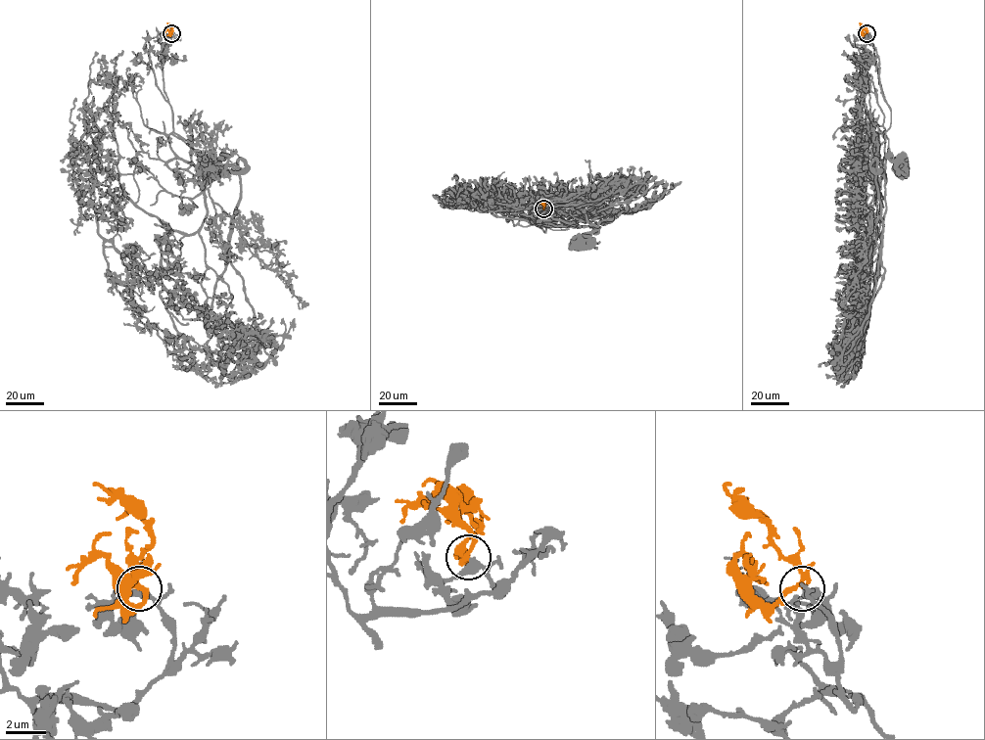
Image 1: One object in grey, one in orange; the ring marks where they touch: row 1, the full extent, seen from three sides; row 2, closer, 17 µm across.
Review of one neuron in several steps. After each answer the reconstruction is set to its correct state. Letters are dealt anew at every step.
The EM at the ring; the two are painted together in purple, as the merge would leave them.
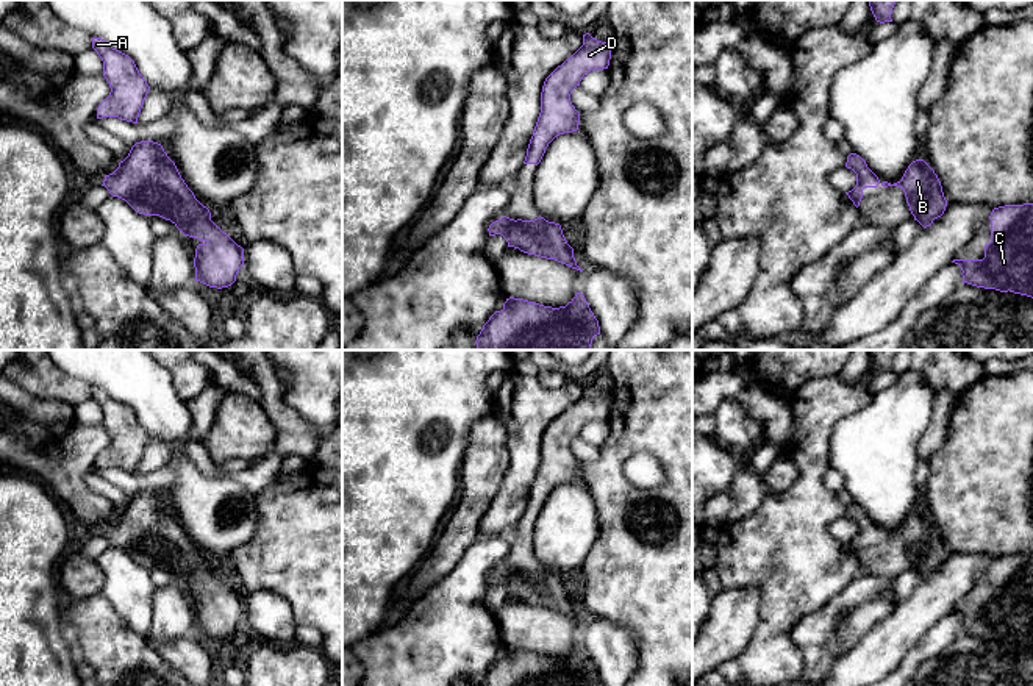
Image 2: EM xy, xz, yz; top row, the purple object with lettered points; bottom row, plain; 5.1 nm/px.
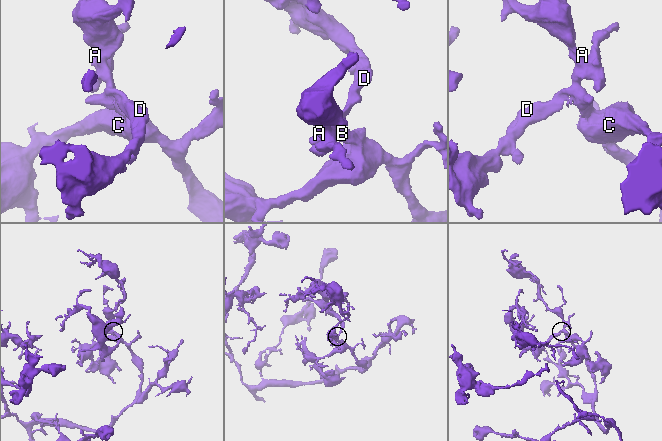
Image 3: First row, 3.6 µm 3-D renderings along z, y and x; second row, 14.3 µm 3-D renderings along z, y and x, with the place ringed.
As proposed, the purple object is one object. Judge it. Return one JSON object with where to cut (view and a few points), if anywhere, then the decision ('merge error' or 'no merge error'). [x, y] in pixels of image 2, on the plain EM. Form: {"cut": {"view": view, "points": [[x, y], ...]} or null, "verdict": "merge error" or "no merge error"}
{"cut": null, "verdict": "no merge error"}

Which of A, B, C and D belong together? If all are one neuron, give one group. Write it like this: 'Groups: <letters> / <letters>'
Groups: A B C D

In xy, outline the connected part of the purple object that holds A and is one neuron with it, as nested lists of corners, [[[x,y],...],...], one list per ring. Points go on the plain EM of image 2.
[[[92,388],[92,398],[103,411],[103,427],[111,438],[109,445],[97,458],[97,469],[119,467],[138,473],[150,436],[139,423],[134,411],[113,398],[105,389]]]

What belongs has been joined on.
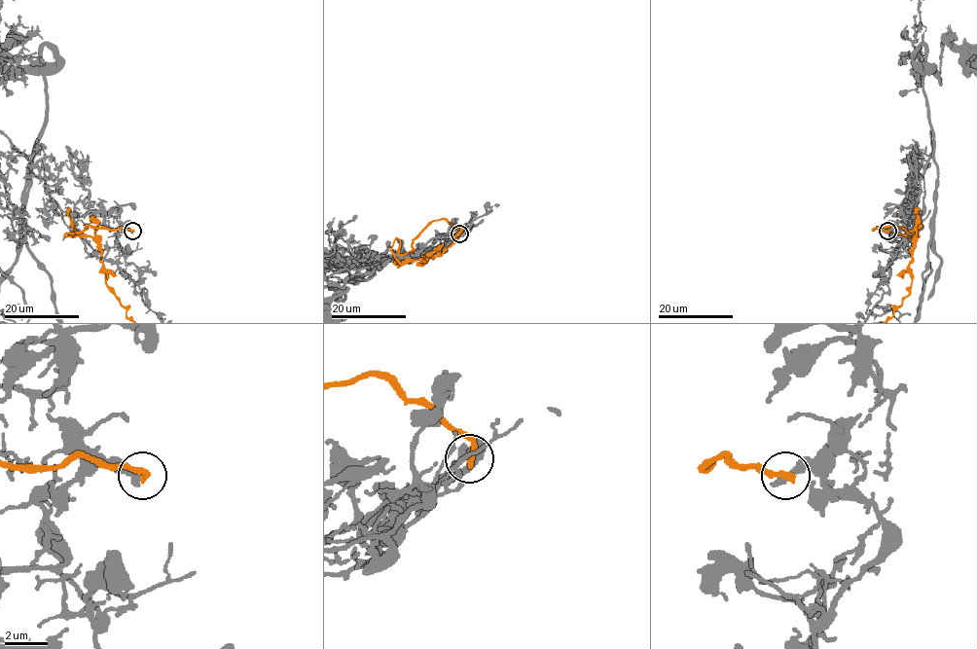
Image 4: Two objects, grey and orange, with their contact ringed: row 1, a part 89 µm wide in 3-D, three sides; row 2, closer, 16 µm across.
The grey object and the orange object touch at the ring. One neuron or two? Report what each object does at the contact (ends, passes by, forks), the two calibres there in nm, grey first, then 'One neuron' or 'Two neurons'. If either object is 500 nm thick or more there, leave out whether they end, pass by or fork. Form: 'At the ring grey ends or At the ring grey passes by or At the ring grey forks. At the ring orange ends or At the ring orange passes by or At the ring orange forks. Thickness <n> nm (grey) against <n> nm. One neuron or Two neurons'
At the ring grey ends. At the ring orange ends. Thickness 340 nm (grey) against 320 nm. Two neurons

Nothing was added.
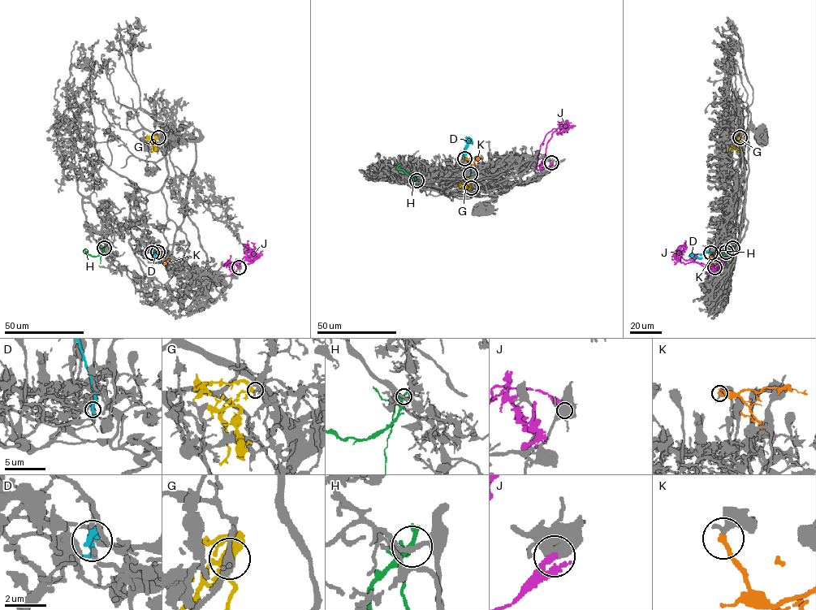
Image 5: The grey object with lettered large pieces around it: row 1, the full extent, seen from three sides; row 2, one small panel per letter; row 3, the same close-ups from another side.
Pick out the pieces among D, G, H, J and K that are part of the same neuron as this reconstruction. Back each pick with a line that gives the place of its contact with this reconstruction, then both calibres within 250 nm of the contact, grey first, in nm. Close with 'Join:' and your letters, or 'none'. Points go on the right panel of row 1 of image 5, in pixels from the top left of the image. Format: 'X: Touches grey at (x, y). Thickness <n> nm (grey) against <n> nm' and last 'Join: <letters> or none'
G: Touches grey at (740, 137). Thickness 240 nm (grey) against 360 nm
Join: G

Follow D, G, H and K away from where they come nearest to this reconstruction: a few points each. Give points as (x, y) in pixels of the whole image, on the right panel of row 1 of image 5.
D: (726, 252), (709, 252), (695, 256), (701, 258)
G: (740, 137), (737, 140), (740, 153)
H: (732, 248), (727, 256), (723, 256), (718, 250), (716, 253)
K: (711, 253), (710, 262), (714, 264)

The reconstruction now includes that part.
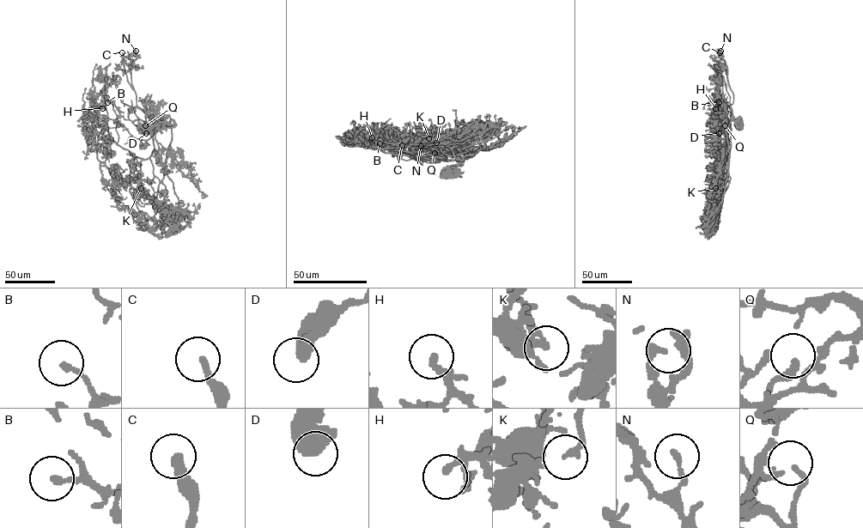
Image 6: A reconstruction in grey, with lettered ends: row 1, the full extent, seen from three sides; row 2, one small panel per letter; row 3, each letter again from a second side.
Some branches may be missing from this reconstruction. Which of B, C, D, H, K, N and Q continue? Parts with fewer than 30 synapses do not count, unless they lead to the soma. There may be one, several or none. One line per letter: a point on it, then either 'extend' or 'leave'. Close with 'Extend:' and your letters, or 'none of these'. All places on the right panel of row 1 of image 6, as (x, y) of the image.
B: at (719, 102); extend
C: at (720, 52); extend
D: at (719, 133); leave
H: at (715, 108); extend
K: at (715, 188); extend
N: at (720, 51); leave
Q: at (725, 125); leave
Extend: B, C, H, K

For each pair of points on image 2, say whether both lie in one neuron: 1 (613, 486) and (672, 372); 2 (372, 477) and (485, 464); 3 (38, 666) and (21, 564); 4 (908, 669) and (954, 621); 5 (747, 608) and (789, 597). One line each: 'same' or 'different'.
1: same
2: different
3: same
4: same
5: different

